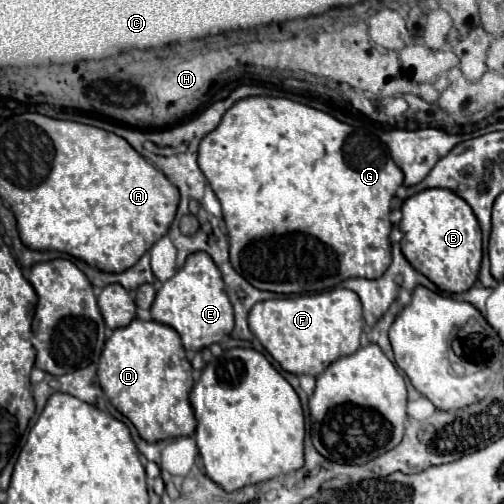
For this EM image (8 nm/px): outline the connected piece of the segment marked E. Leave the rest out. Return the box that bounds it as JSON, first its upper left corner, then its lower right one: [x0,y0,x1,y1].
[151,252,233,350]

